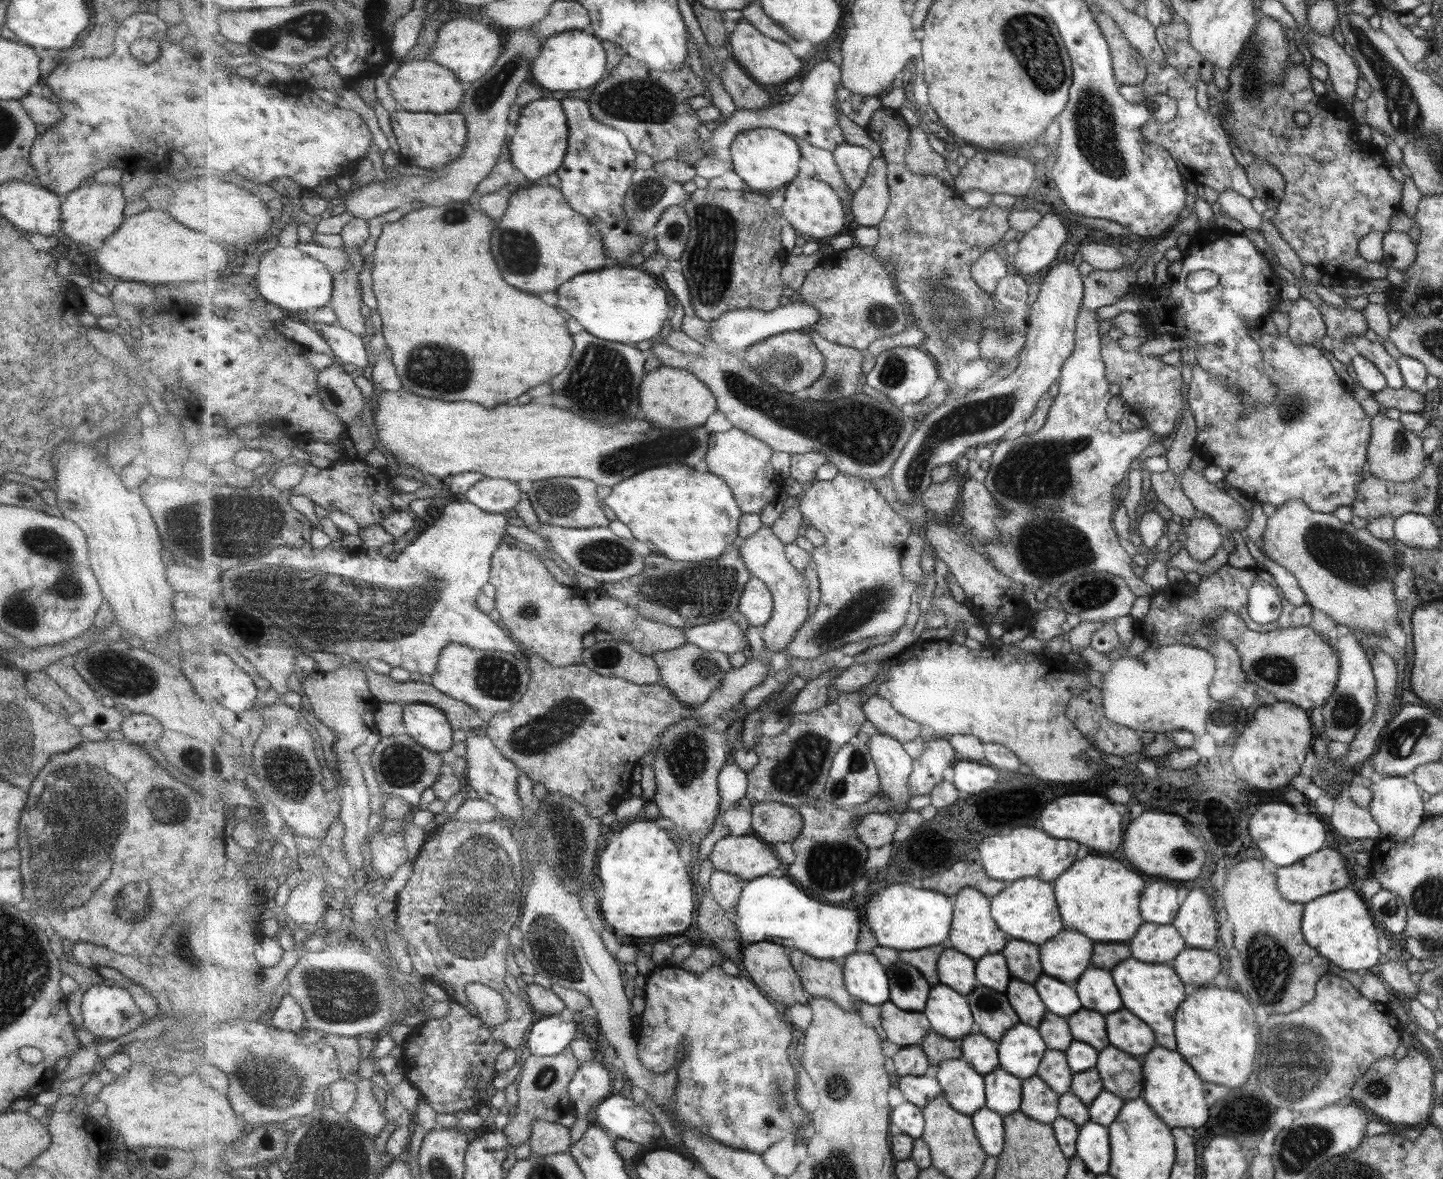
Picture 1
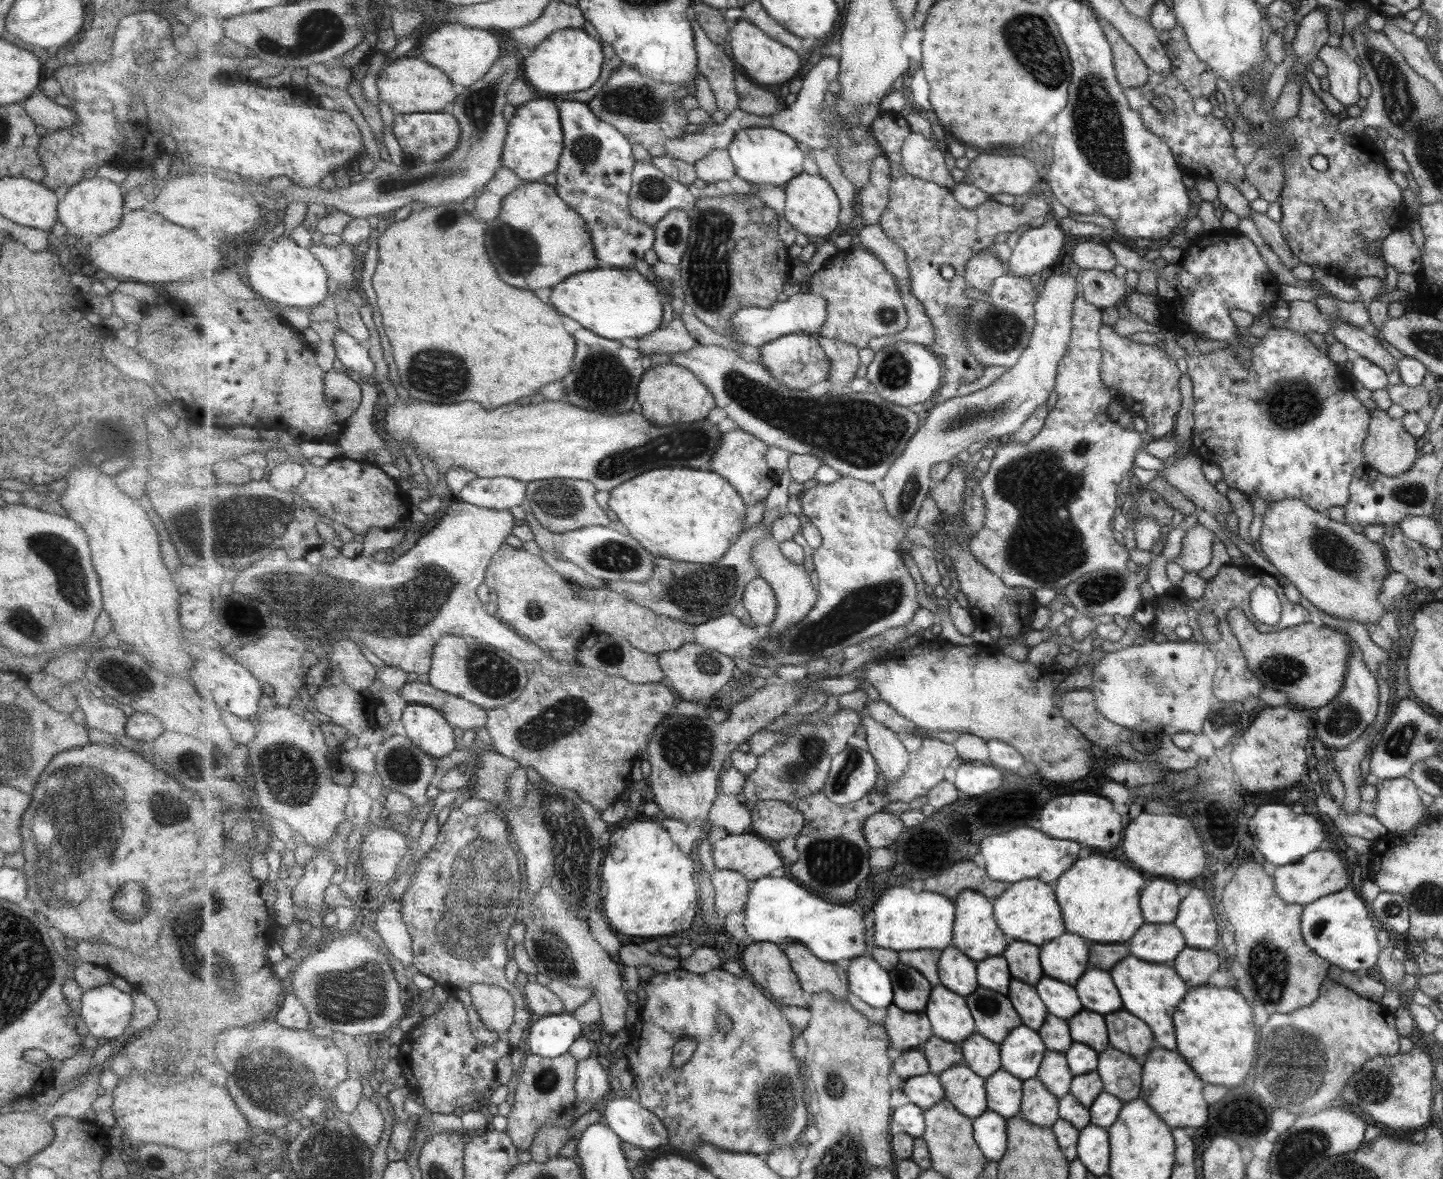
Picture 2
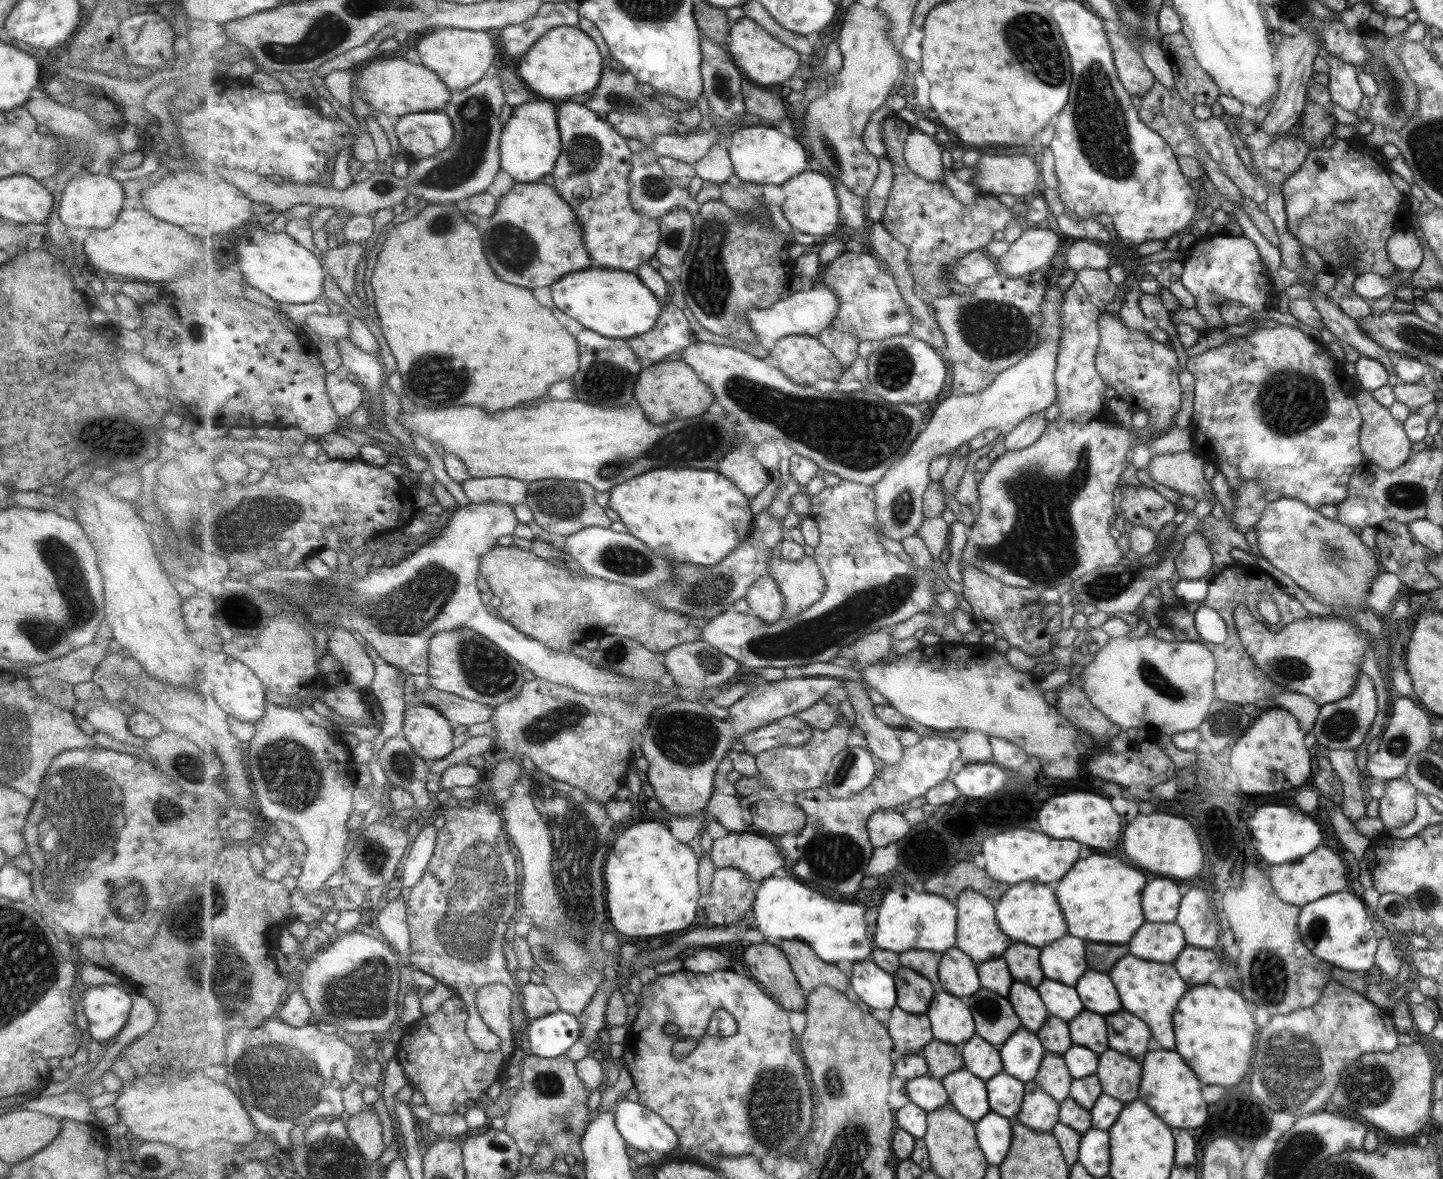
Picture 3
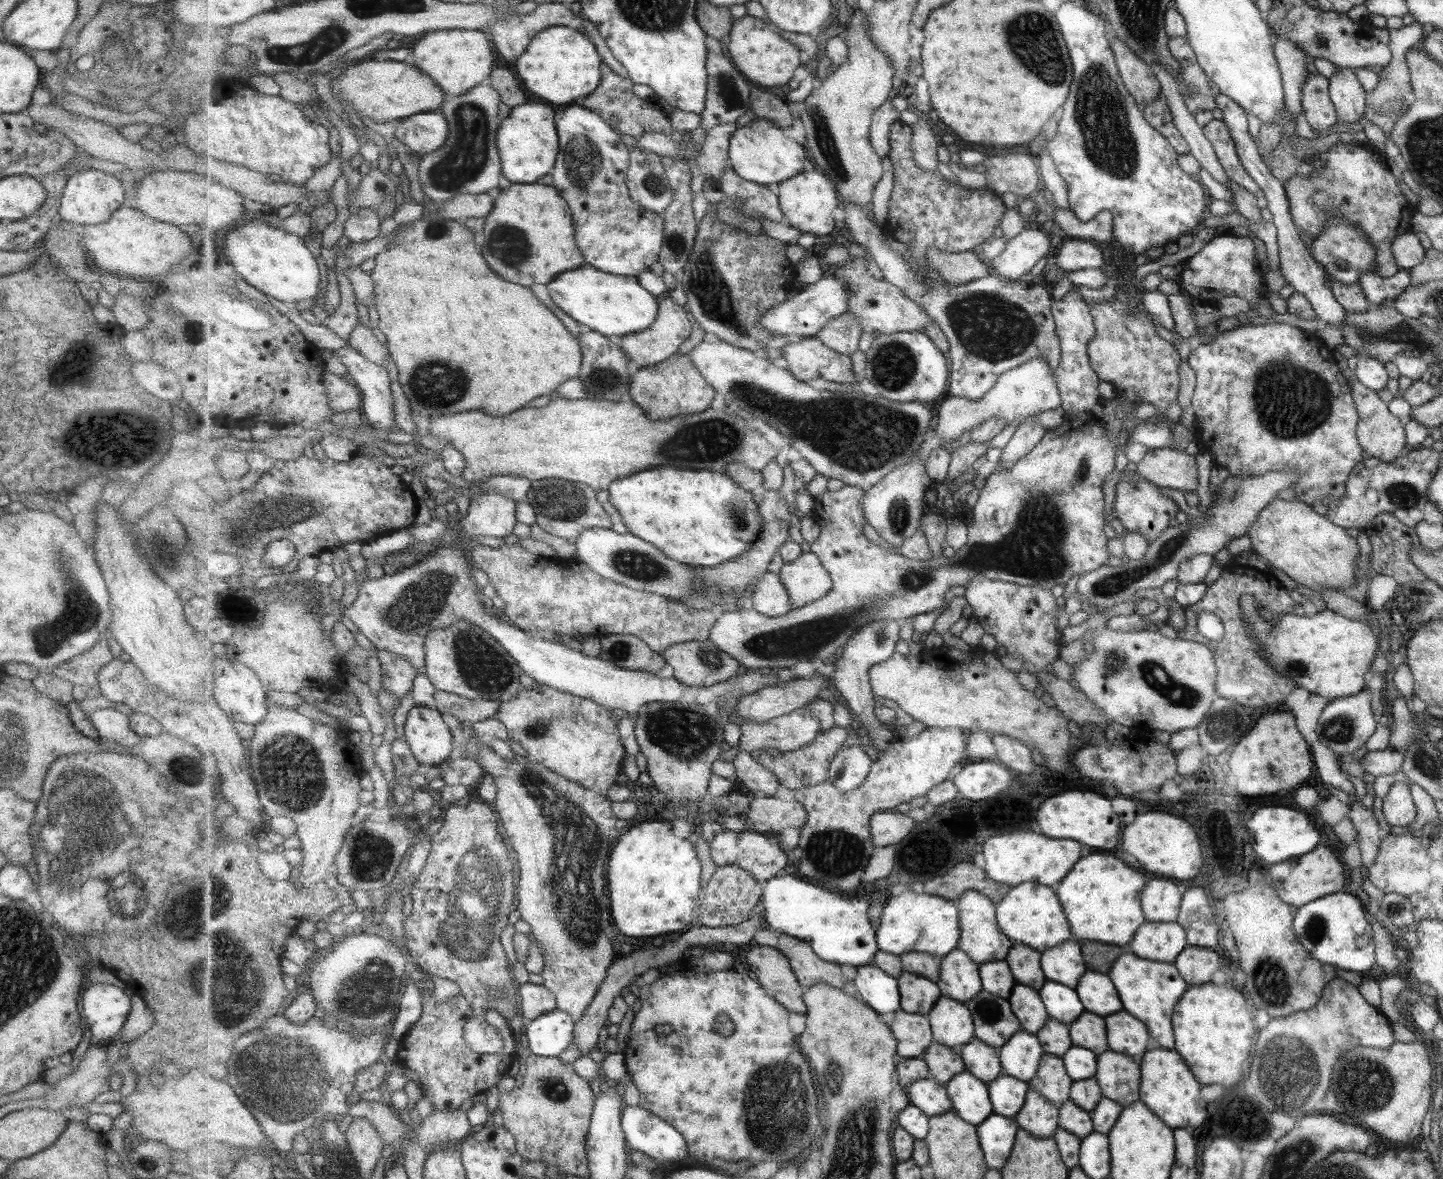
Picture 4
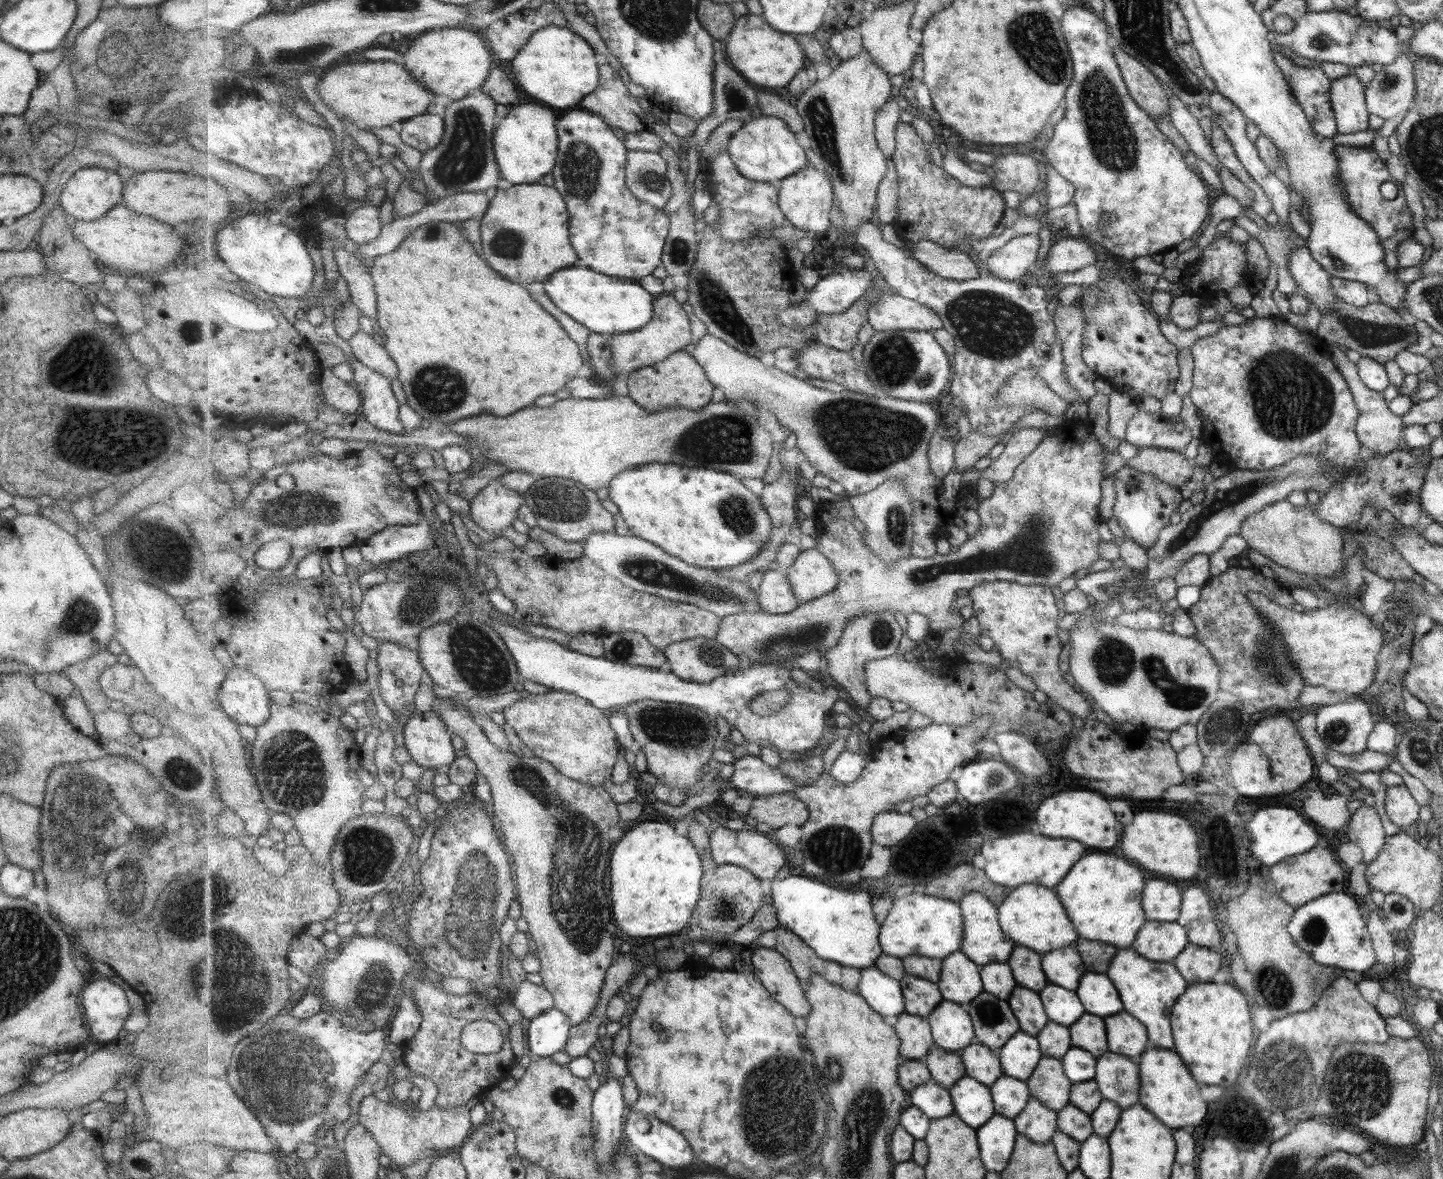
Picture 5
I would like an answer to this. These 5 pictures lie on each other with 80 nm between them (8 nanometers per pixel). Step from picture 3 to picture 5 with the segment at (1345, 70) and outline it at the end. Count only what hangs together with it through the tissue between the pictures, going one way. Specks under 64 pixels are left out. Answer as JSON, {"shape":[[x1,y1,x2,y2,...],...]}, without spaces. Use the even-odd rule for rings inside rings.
{"shape":[[1349,68,1347,74,1331,80,1330,102,1337,120,1337,133,1349,134,1368,127,1364,84]]}

